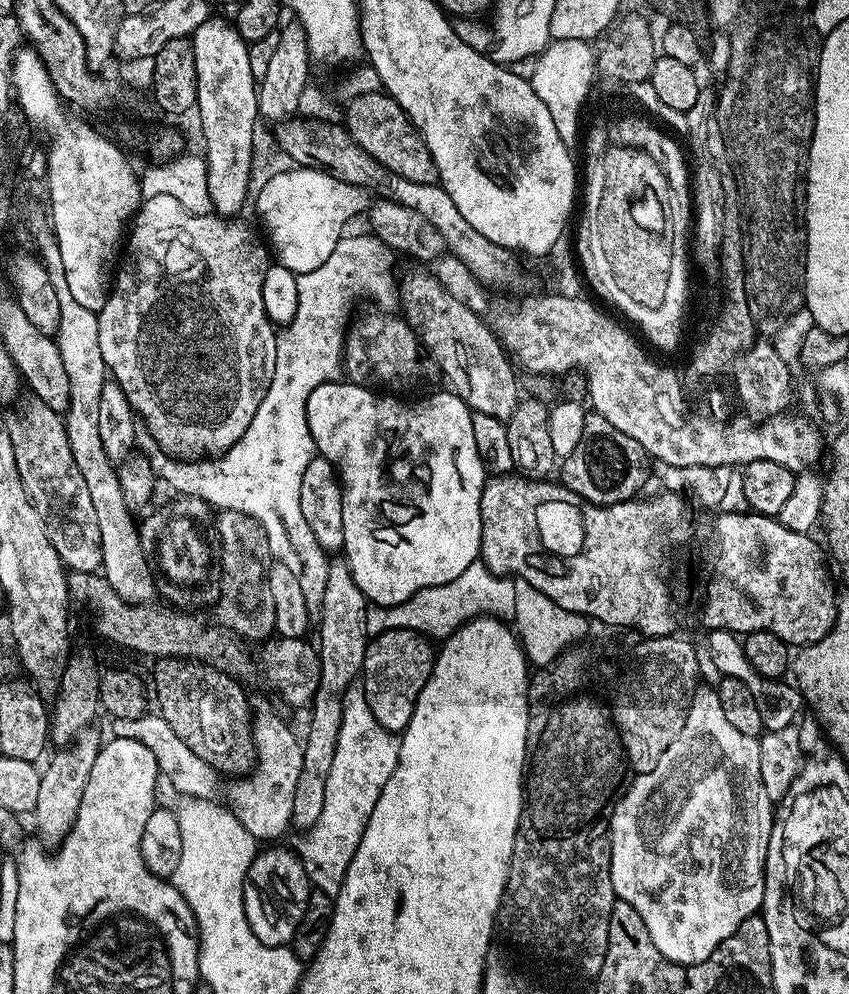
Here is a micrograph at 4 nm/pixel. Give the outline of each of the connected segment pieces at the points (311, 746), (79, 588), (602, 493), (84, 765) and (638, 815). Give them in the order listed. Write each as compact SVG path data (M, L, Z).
M336 558L328 565L326 574L326 594L322 597L322 606L318 613L320 619L320 642L318 651L321 662L320 685L310 705L312 711L312 729L308 737L303 737L304 754L302 771L298 776L297 789L294 790L291 825L301 832L312 828L321 817L325 806L326 780L329 778L331 763L340 727L342 726L342 710L344 709L344 693L351 684L357 683L364 670L364 659L370 639L366 630L366 614L369 610L368 600L358 590L358 582L350 570L347 560Z
M73 572L68 574L69 597L86 606L97 618L97 630L110 641L130 648L155 659L178 657L200 660L212 664L237 679L250 674L252 662L246 652L246 645L238 634L219 624L204 626L189 613L156 607L153 603L131 604L120 598L101 573Z
M592 410L588 412L586 426L582 426L582 442L574 446L574 454L563 457L559 479L589 504L617 504L639 493L636 491L648 480L648 464L648 453L634 438L622 434L618 426L606 422L602 414Z
M89 726L76 735L71 745L63 750L56 750L52 757L47 757L48 765L43 765L38 786L38 802L30 813L30 819L36 823L35 839L48 846L64 843L69 830L74 826L78 806L82 806L82 790L90 782L90 769L94 767L94 758L98 758L102 737Z
M700 686L678 738L666 746L666 754L658 758L654 770L639 773L635 779L612 808L612 885L619 899L638 910L638 918L646 922L654 946L665 958L676 964L706 962L746 918L757 915L764 906L764 867L774 801L762 786L759 739L742 734L729 723L715 687Z

